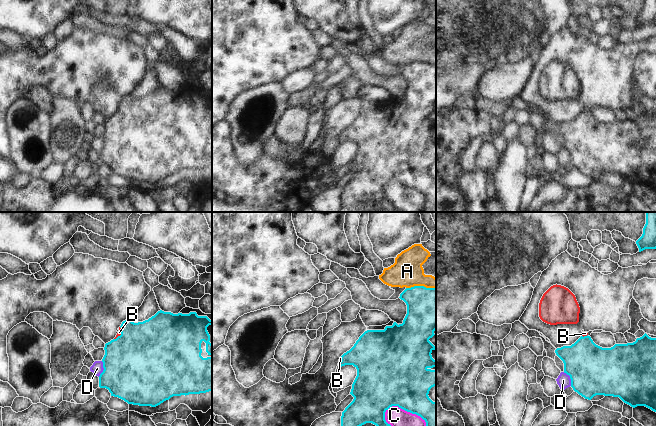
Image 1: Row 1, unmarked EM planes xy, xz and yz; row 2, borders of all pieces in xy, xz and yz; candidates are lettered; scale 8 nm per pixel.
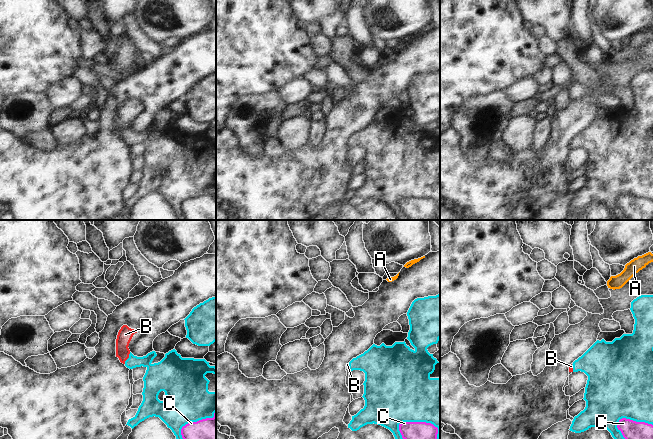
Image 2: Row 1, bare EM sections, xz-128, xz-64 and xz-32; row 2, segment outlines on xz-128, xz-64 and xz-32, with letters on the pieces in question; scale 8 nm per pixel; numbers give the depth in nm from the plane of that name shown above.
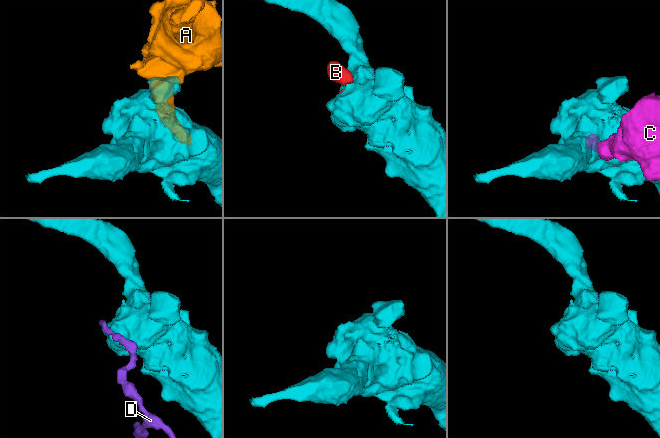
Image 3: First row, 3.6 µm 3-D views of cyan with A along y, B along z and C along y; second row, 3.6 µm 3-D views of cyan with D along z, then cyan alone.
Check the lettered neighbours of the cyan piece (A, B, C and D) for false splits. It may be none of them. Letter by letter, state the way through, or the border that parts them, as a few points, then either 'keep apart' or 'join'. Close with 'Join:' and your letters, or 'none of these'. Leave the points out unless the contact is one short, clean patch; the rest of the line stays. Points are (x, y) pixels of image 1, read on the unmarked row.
A: keep apart
B: runs through xy (145, 130), (121, 110), (119, 108); join
C: keep apart
D: keep apart
Join: B

